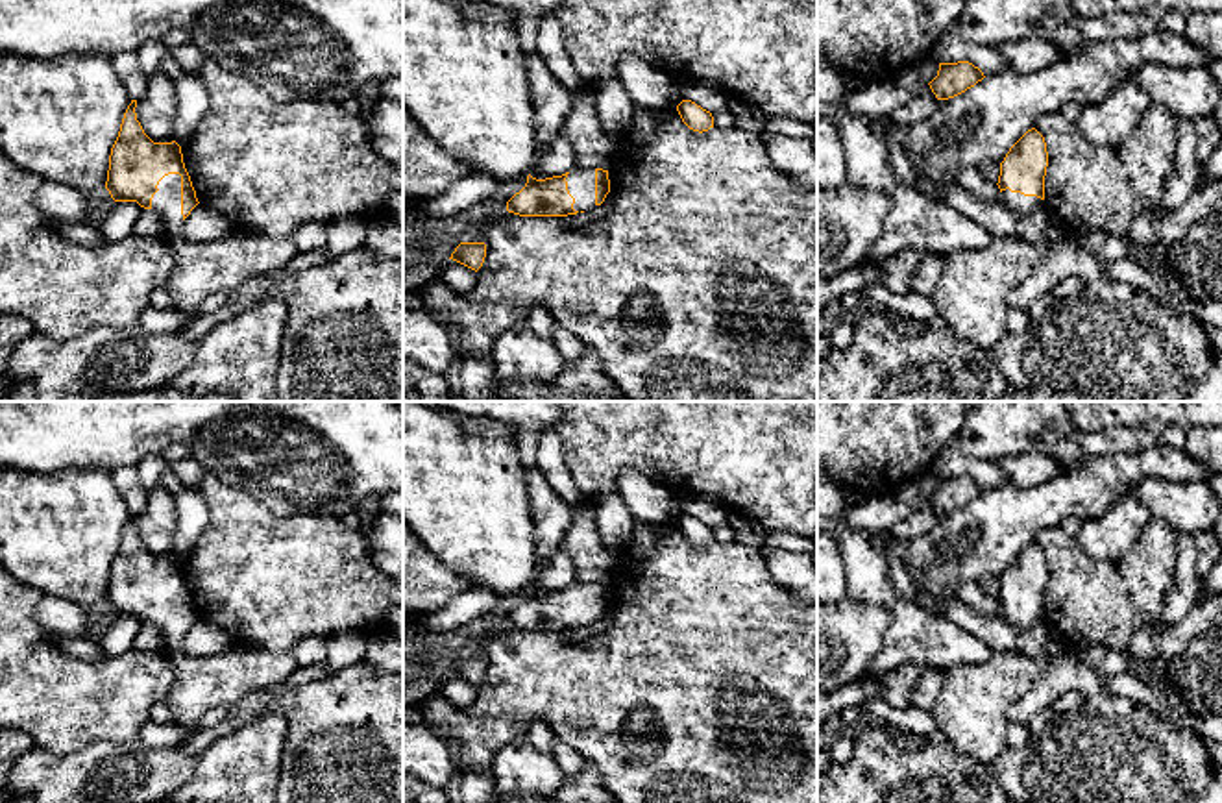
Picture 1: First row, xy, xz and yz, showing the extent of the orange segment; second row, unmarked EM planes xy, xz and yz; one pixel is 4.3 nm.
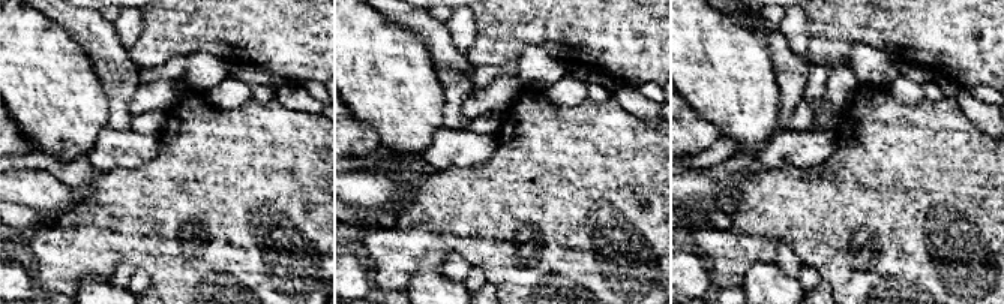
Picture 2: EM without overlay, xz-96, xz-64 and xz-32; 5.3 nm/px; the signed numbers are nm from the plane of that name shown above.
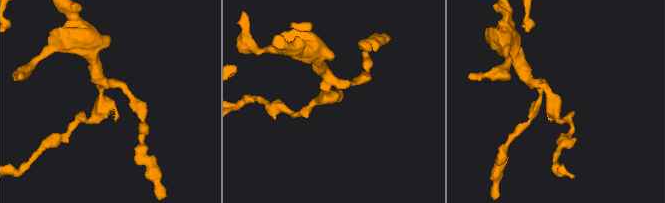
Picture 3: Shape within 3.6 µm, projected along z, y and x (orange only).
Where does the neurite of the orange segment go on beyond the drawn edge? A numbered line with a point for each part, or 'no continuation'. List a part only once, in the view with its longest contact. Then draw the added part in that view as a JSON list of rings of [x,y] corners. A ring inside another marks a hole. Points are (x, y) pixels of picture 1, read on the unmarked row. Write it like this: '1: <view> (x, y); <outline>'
1: xy (200, 683); [[[165,590],[157,603],[152,625],[163,633],[165,653],[174,661],[176,675],[165,703],[177,725],[196,727],[207,710],[283,683],[298,668],[290,653],[274,655],[246,644],[211,657],[192,657],[183,649],[181,590]]]

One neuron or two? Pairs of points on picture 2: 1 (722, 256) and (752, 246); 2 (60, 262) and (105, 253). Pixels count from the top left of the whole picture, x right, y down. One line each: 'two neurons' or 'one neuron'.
1: one neuron
2: one neuron

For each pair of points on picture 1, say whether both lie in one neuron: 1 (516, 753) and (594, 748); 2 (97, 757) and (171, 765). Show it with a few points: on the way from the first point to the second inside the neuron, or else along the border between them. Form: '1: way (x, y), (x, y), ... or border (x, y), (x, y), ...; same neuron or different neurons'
1: border (525, 739), (511, 739), (498, 752), (490, 766); different neurons
2: way (115, 765), (152, 765); same neuron

